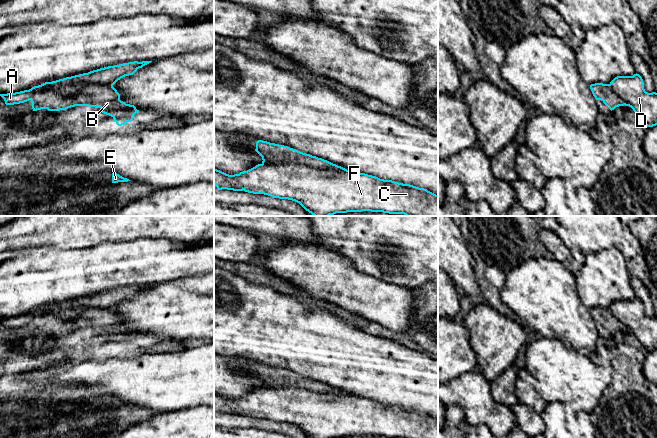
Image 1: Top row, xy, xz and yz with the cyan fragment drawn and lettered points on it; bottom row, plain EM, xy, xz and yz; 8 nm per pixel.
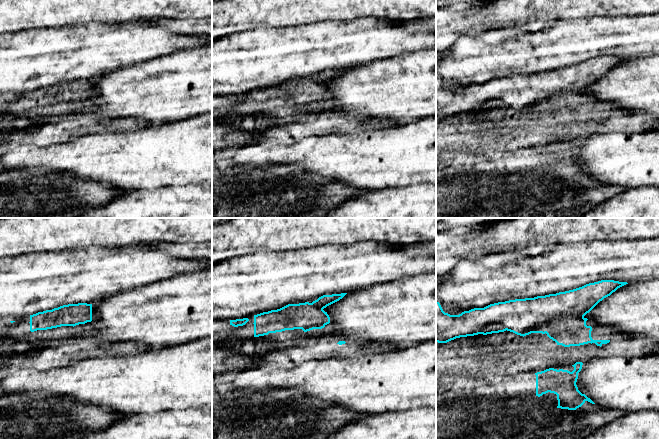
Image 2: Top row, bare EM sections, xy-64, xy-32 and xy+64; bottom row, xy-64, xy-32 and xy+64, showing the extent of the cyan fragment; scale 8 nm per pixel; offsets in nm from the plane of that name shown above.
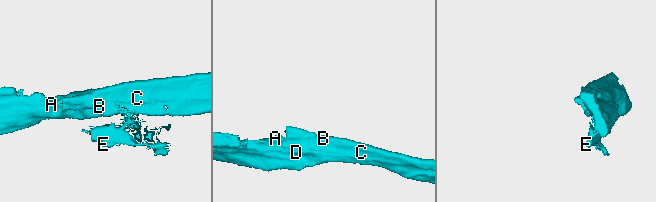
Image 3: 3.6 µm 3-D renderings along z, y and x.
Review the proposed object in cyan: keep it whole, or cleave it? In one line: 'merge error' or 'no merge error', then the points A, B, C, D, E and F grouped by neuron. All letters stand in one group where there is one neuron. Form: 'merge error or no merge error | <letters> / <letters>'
merge error | A C D F / B E

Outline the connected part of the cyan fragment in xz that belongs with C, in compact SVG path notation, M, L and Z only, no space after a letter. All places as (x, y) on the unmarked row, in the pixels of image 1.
M295 387L258 388L234 399L214 393L214 409L217 414L244 414L248 417L292 424L311 438L362 435L389 438L438 438L438 419L427 413L347 393L329 394Z

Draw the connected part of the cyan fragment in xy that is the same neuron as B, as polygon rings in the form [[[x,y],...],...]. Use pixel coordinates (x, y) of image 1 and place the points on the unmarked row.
[[[85,308],[80,317],[70,321],[64,321],[53,313],[36,315],[31,327],[33,335],[60,335],[75,330],[100,331],[101,336],[111,340],[118,350],[131,346],[139,336],[134,329],[121,325],[120,318],[110,309]]]

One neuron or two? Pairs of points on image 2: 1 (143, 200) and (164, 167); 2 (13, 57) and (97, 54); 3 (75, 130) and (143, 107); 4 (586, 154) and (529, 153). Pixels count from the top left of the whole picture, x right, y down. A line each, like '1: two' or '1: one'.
1: two
2: one
3: two
4: two

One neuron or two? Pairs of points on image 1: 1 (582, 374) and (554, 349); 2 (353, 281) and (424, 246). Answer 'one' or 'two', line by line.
1: one
2: two

